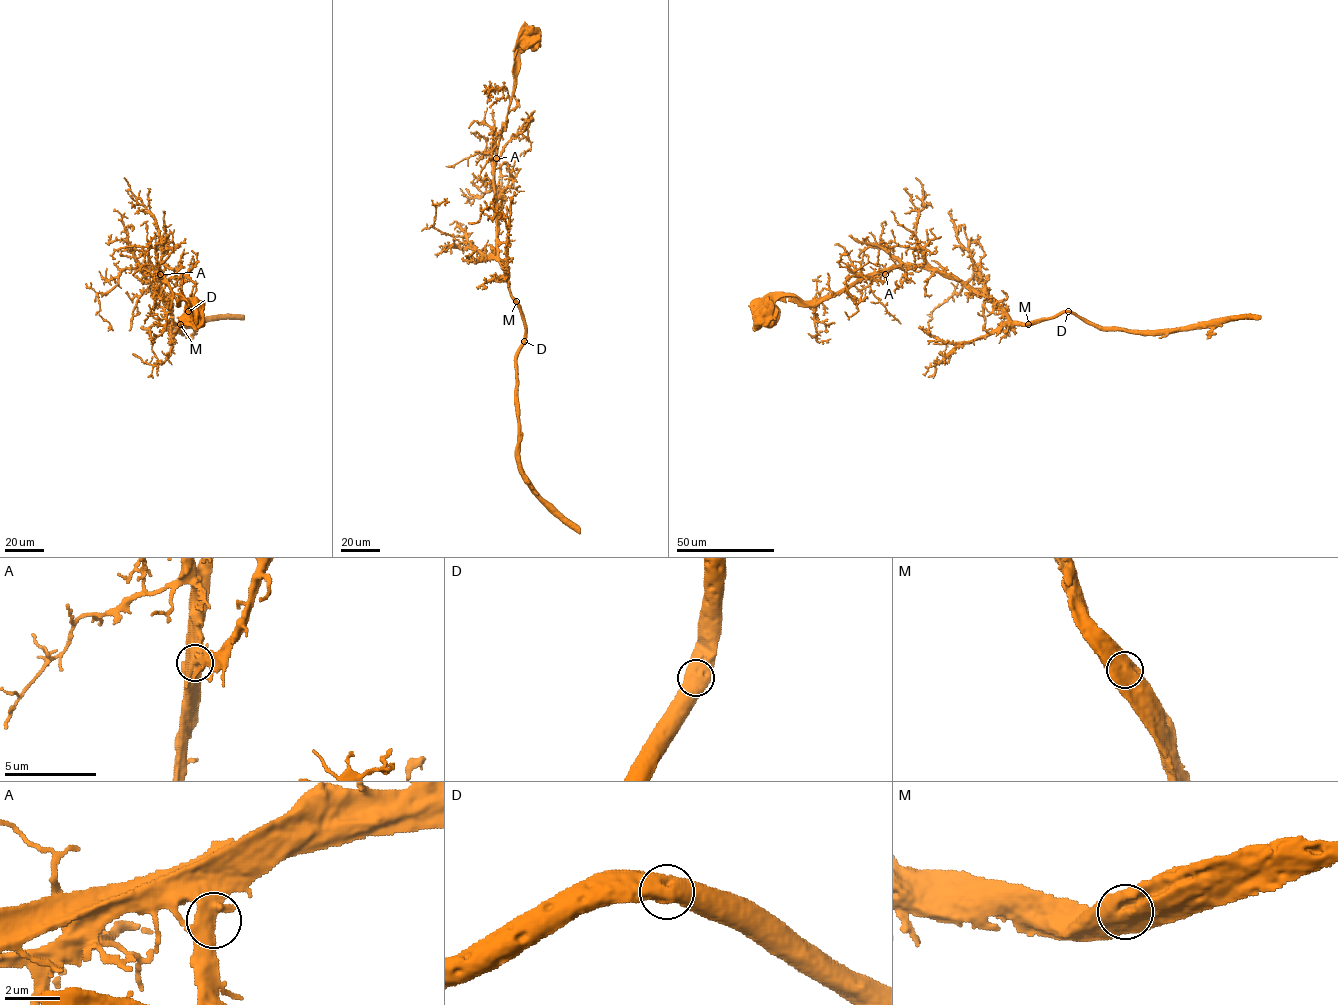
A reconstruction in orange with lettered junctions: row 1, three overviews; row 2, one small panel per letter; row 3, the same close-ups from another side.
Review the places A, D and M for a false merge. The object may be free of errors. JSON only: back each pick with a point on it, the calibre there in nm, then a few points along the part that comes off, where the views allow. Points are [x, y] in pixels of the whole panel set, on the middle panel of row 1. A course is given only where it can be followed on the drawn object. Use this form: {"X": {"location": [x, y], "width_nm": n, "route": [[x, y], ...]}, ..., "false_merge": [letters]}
{"false_merge": []}

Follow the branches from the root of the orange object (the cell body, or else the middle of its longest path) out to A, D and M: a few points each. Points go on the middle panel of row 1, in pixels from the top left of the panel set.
A: (529, 35), (519, 52), (520, 68), (496, 158)
D: (529, 35), (519, 52), (520, 68), (496, 148), (493, 175), (497, 256), (522, 317), (524, 341)
M: (529, 35), (519, 52), (520, 68), (496, 148), (493, 175), (497, 256), (515, 301)

